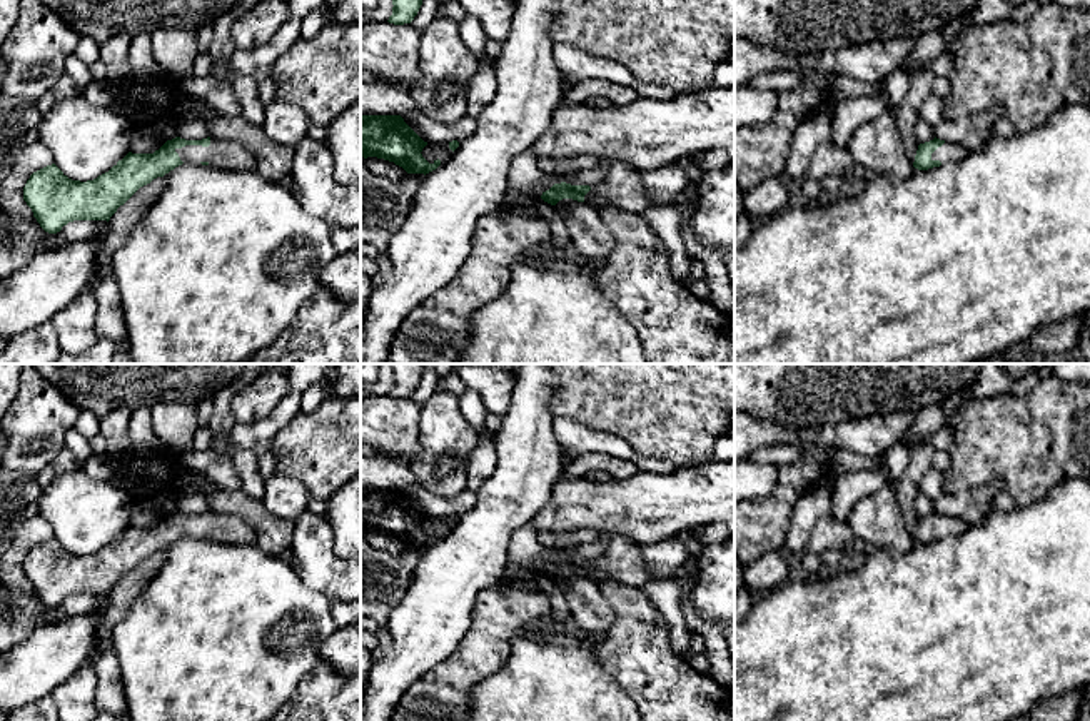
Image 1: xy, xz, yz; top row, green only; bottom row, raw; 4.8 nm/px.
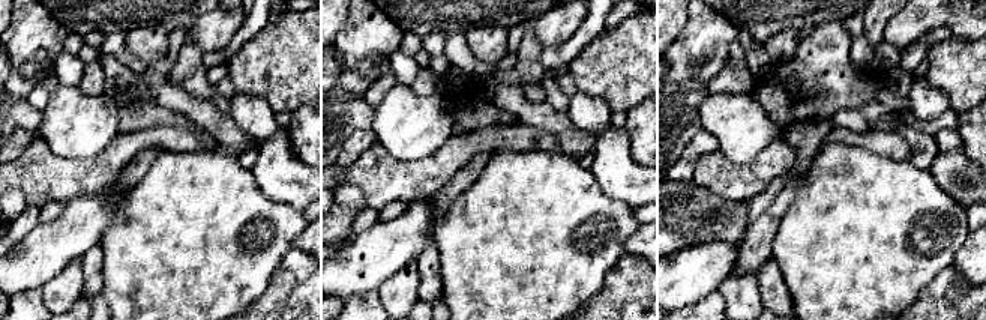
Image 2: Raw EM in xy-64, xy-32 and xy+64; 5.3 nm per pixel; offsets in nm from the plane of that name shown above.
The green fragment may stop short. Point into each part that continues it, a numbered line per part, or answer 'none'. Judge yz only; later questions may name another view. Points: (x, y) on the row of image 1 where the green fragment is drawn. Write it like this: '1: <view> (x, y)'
1: yz (948, 152)

